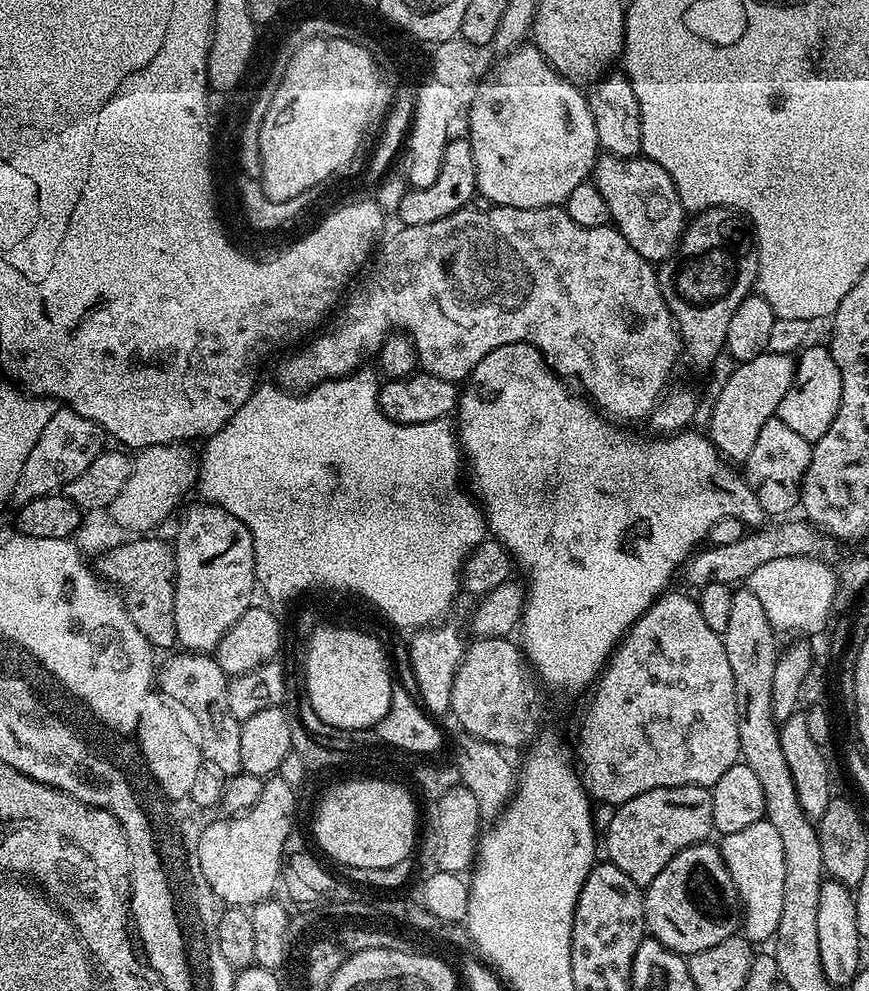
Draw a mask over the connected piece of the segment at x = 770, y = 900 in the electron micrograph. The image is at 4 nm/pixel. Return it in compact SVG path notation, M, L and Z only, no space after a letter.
M766 818L746 826L746 830L725 832L719 837L718 847L730 878L740 895L742 932L749 941L771 941L782 918L782 894L786 864L782 854L782 838Z

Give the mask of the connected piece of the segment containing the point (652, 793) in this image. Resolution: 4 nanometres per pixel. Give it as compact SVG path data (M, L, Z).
M683 784L669 788L646 790L638 798L630 798L616 808L614 818L608 823L602 836L602 848L608 851L607 859L626 878L630 878L641 890L647 889L658 874L682 850L691 844L702 844L713 835L712 794L709 789L696 784Z

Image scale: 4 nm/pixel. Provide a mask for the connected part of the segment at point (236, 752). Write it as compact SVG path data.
M187 650L177 651L177 656L172 656L168 661L161 663L158 668L158 685L161 693L172 704L184 709L190 717L191 723L200 727L198 732L198 743L203 763L215 770L221 777L227 778L234 773L241 771L240 767L240 726L241 721L235 720L230 714L228 705L228 681L229 676L217 666L211 655Z

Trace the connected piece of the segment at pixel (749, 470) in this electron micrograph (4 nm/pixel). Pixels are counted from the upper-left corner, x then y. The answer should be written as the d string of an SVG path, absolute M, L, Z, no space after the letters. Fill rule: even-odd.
M772 415L766 422L766 426L762 426L762 431L758 433L758 438L754 441L754 450L750 450L748 459L742 464L743 475L754 490L765 514L769 517L776 516L772 518L784 518L791 513L788 511L792 507L795 509L799 505L800 488L804 485L804 475L811 461L812 444L806 438L802 438L802 434L790 430L790 426L786 426L786 422L782 422L779 416Z

